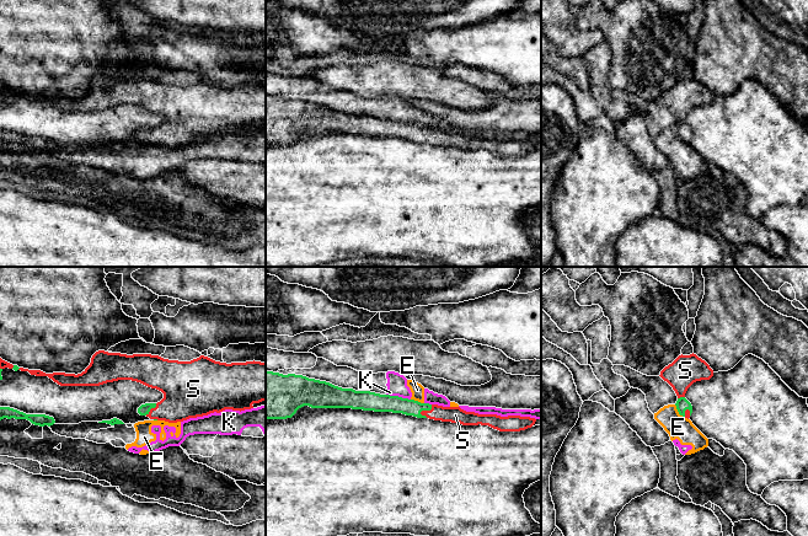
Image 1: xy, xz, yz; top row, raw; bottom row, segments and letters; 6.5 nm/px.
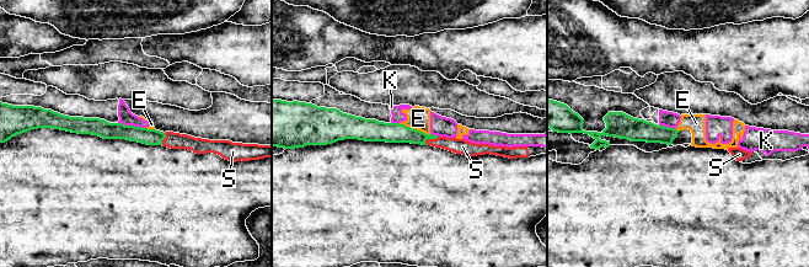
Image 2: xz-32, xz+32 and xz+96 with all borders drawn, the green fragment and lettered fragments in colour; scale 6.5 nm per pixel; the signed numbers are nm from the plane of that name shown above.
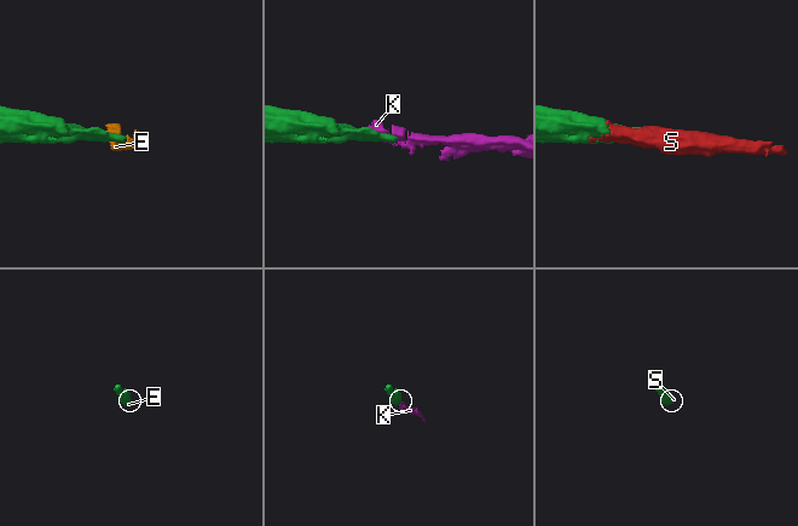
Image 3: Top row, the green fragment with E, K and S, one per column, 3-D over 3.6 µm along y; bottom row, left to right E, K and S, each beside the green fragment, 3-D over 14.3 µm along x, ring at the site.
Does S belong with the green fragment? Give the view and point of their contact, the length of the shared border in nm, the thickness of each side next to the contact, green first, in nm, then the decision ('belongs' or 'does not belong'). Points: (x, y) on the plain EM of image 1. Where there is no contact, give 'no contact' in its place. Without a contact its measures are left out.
xz (427, 134) | 110 nm | 110/110 nm | belongs

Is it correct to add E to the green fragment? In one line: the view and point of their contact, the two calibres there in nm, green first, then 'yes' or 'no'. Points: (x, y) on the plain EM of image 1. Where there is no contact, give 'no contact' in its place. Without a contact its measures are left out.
yz (678, 135) | 80/160 nm | no

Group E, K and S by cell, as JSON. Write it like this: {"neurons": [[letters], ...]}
{"neurons": [["E", "K"], ["S"]]}

